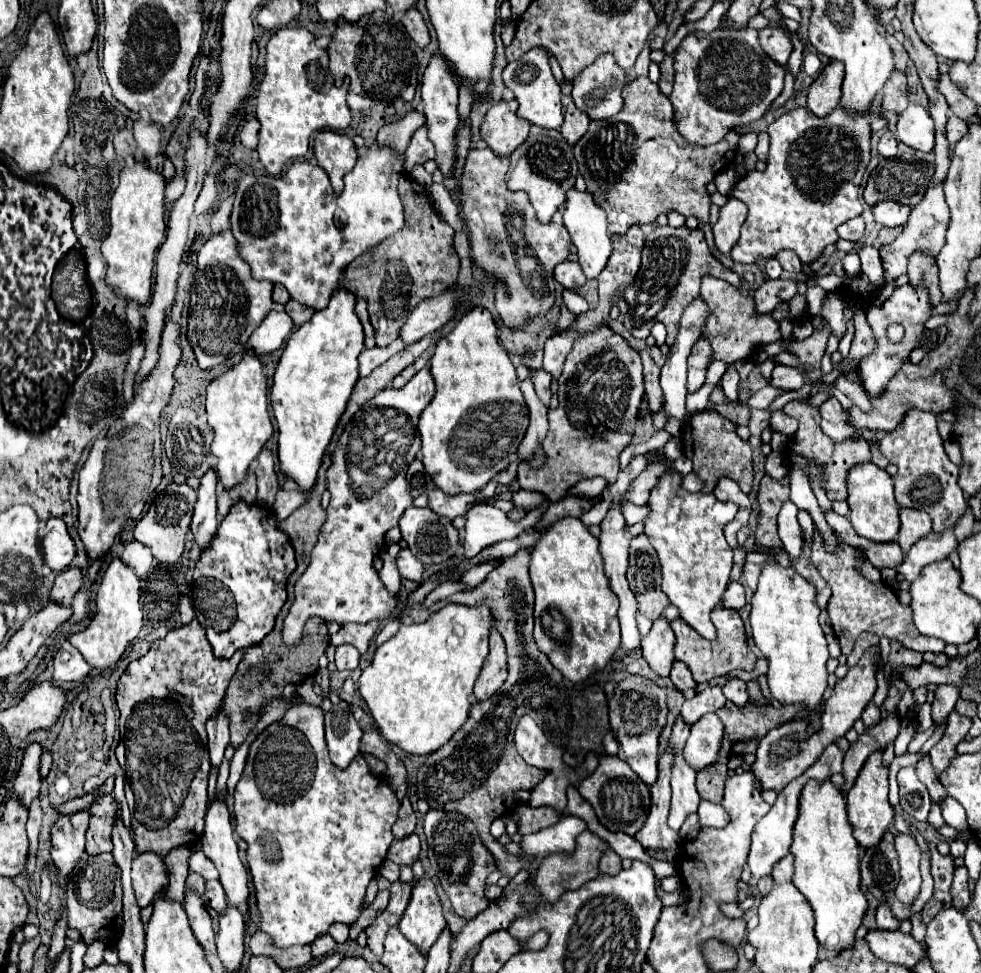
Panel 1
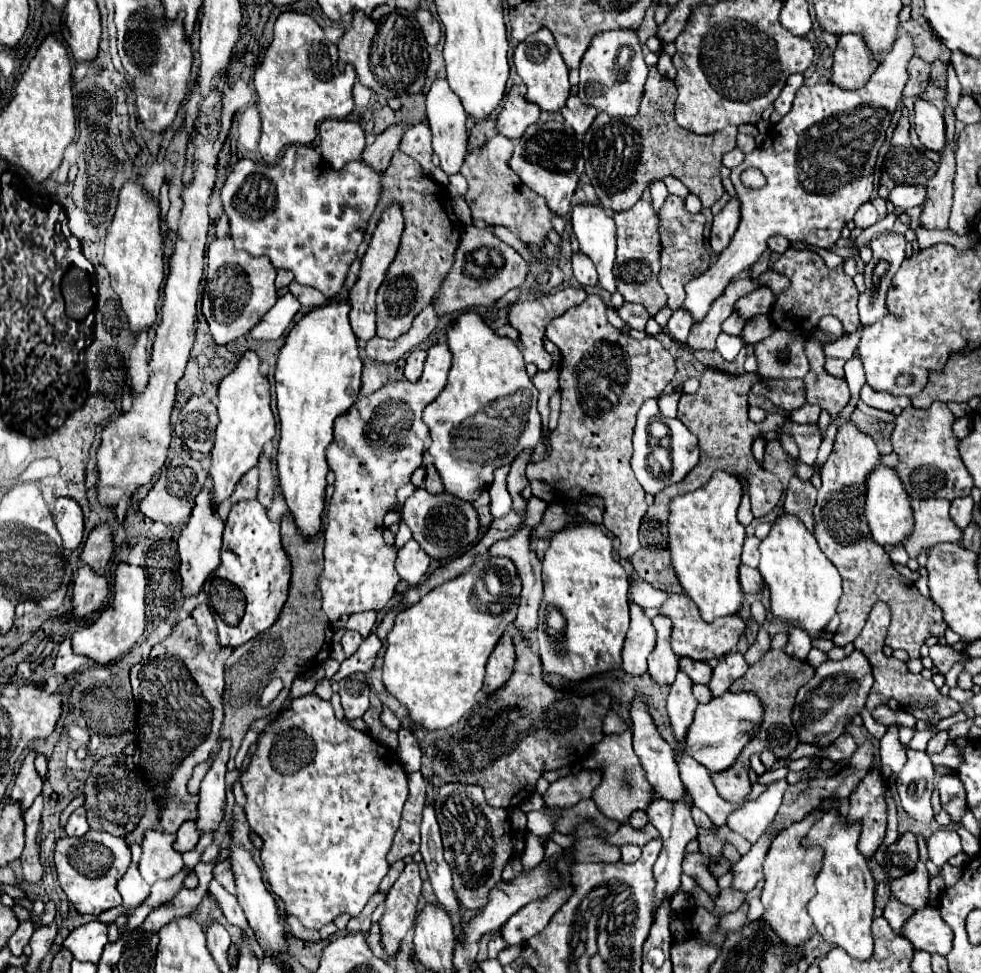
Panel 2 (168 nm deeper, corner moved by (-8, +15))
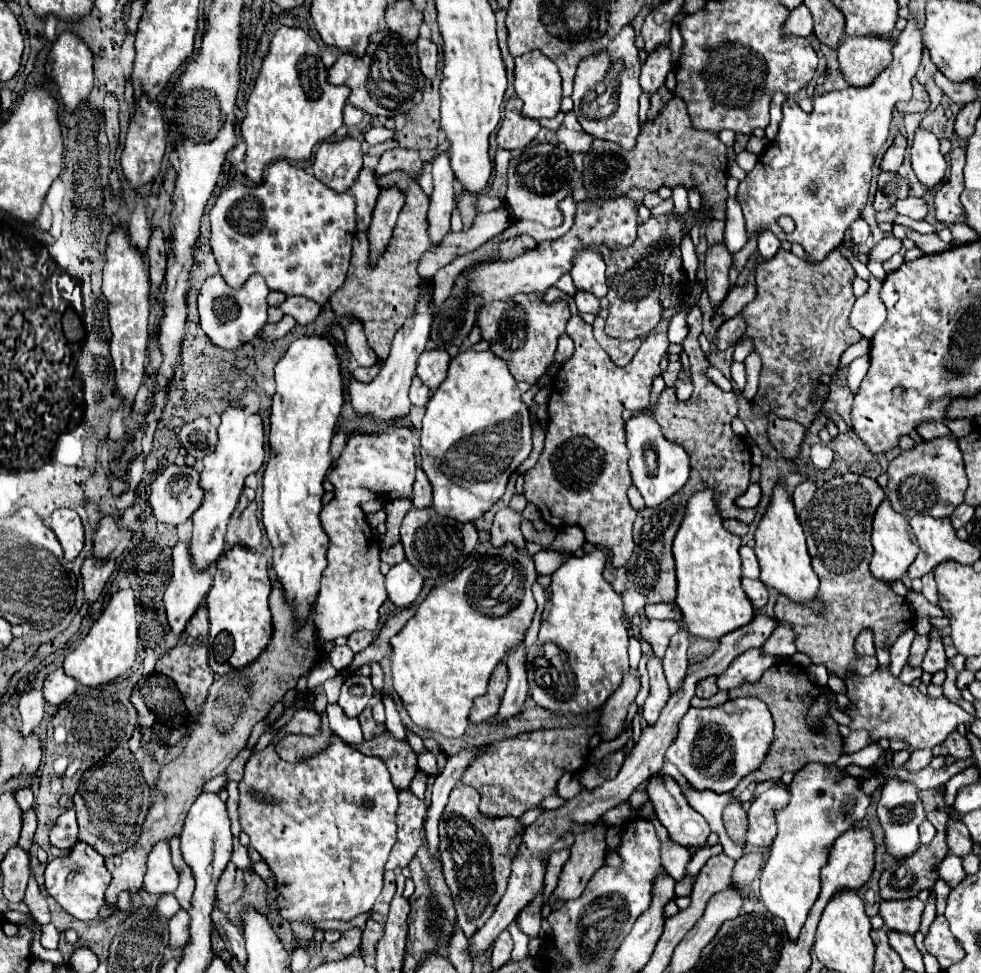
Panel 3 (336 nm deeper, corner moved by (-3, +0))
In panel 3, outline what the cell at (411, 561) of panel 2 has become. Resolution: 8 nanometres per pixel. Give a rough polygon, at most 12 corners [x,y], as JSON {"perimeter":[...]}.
{"perimeter":[[410,562],[386,574],[388,600],[398,608],[412,606],[424,578]]}

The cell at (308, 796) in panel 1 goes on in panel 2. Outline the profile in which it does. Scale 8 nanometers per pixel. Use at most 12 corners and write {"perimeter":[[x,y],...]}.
{"perimeter":[[303,695],[239,781],[307,929],[359,915],[409,795],[395,751]]}

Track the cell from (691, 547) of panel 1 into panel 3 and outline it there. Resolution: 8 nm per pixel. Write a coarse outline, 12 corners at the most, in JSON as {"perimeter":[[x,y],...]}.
{"perimeter":[[710,492],[674,538],[676,604],[690,636],[748,624],[740,538]]}

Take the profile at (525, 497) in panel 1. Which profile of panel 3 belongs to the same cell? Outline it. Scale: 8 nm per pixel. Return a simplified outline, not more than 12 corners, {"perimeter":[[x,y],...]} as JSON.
{"perimeter":[[416,468],[412,488],[414,508],[426,508],[432,504],[432,486]]}

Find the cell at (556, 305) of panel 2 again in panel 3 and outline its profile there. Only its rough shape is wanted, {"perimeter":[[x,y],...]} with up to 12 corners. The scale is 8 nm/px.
{"perimeter":[[542,292],[484,304],[476,326],[514,380],[554,362],[566,300]]}

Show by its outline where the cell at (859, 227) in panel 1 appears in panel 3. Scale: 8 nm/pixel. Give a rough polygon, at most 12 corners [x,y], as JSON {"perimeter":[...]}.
{"perimeter":[[862,218],[850,226],[854,244],[866,242],[870,226]]}

